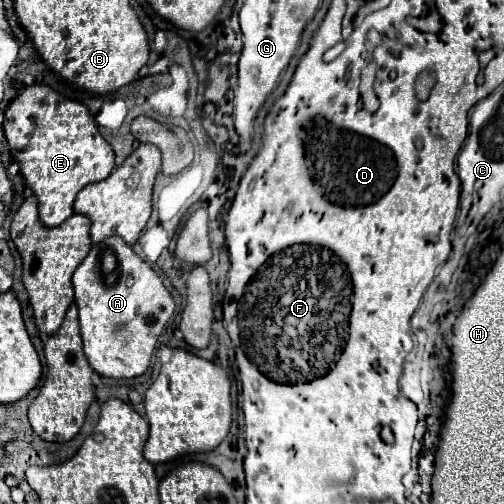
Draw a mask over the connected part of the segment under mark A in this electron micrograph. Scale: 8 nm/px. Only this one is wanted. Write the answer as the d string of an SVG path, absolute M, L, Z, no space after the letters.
M112 235L92 245L88 257L74 271L72 285L84 353L92 369L116 379L142 375L150 365L160 333L174 313L174 297L164 287L162 277L124 239Z

